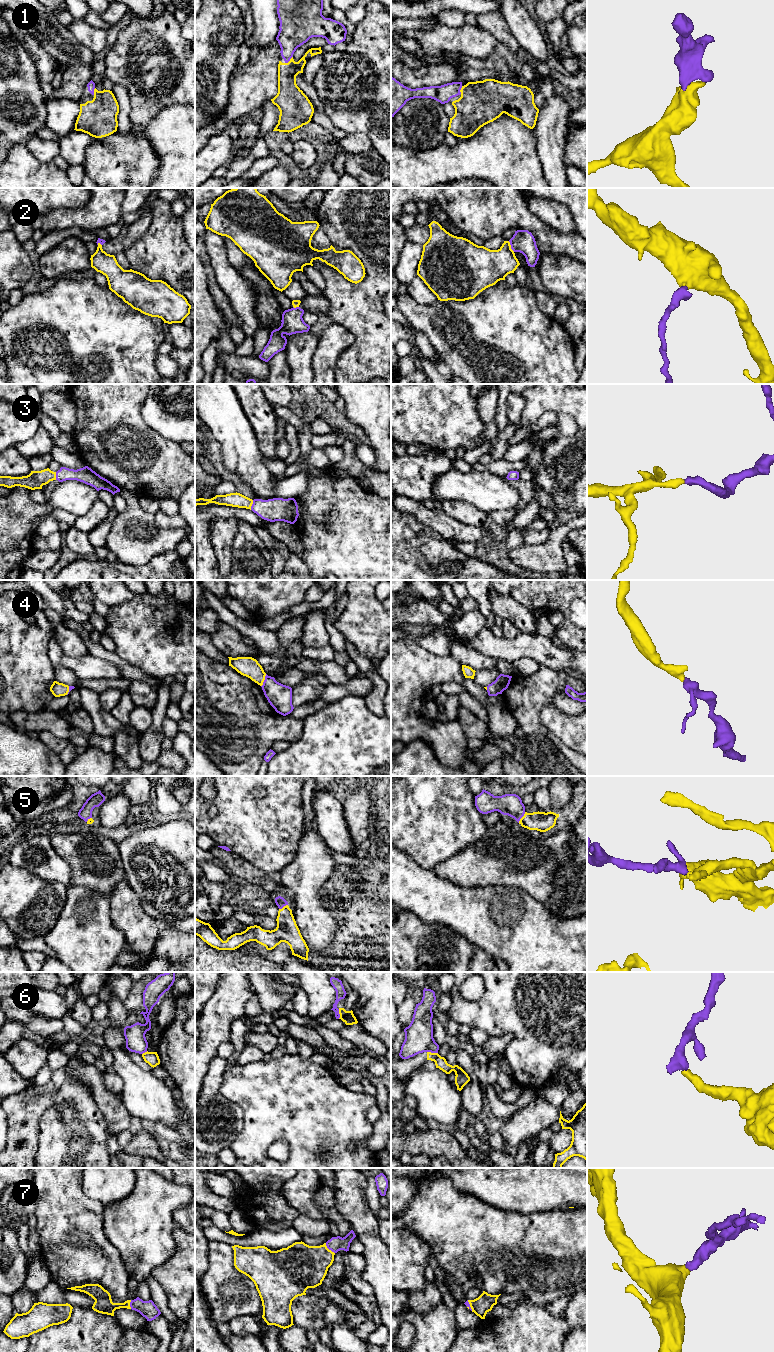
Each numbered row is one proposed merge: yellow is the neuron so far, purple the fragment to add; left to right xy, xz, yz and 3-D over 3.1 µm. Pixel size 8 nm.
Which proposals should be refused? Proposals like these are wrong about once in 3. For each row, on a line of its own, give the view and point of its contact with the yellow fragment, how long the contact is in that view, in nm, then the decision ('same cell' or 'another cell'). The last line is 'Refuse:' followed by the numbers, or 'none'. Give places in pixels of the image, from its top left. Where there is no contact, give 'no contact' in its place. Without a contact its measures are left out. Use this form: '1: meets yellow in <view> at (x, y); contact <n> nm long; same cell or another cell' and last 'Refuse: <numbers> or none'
1: meets yellow in xz at (290, 60); contact 90 nm long; same cell
2: meets yellow in yz at (510, 246); contact 100 nm long; another cell
3: meets yellow in xz at (251, 505); contact 80 nm long; same cell
4: meets yellow in xz at (263, 680); contact 110 nm long; same cell
5: meets yellow in yz at (522, 817); contact 110 nm long; same cell
6: meets yellow in yz at (432, 1053); contact 90 nm long; another cell
7: meets yellow in xz at (328, 1249); contact 120 nm long; same cell
Refuse: 2, 6

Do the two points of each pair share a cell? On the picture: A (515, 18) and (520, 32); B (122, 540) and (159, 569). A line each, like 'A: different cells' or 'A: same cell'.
A: same cell
B: different cells

